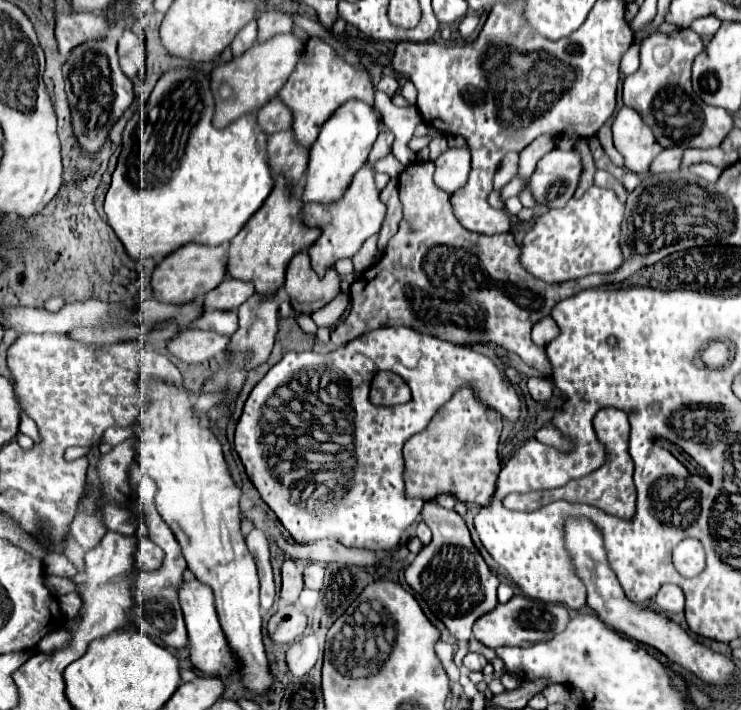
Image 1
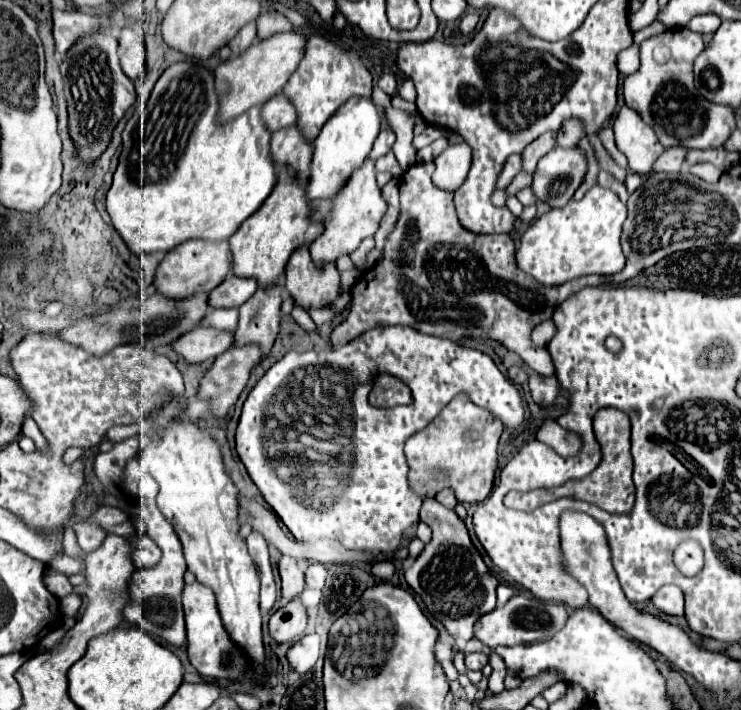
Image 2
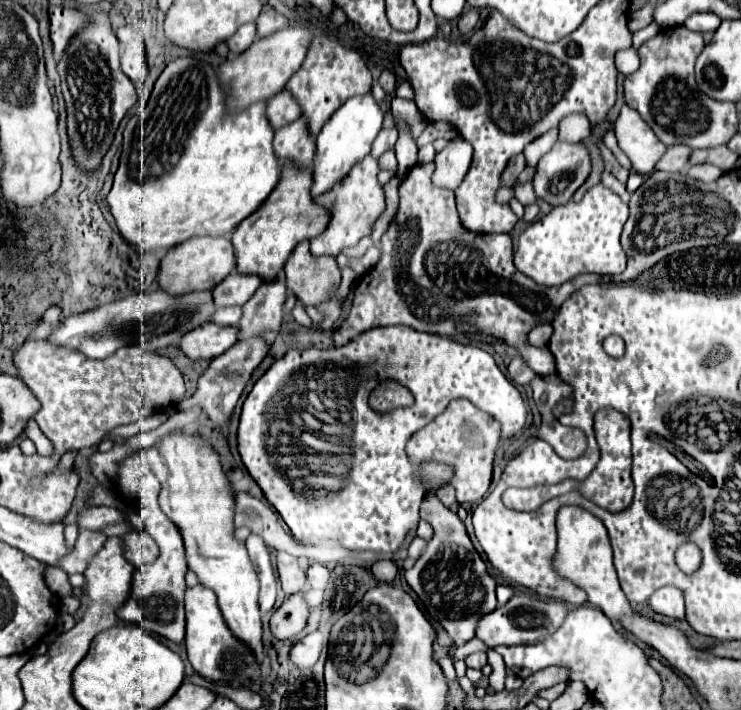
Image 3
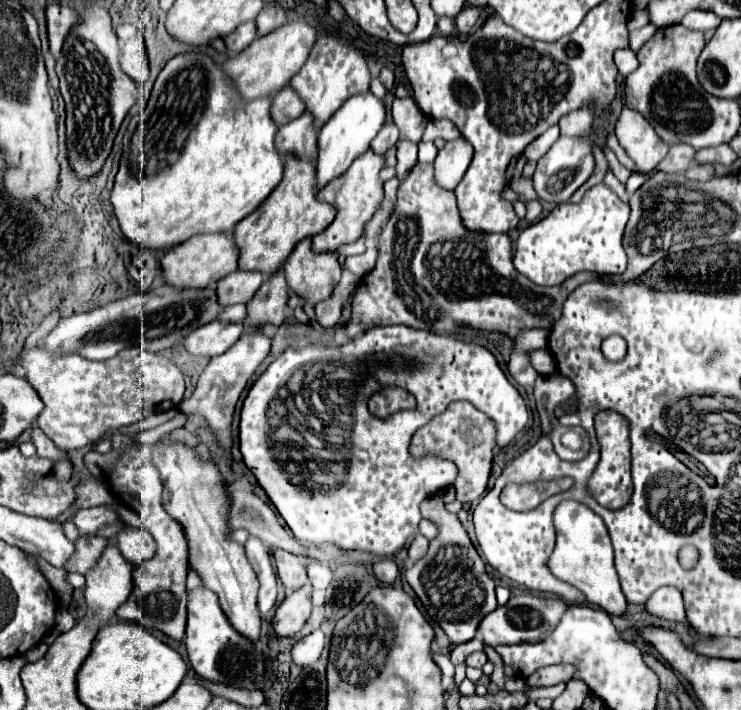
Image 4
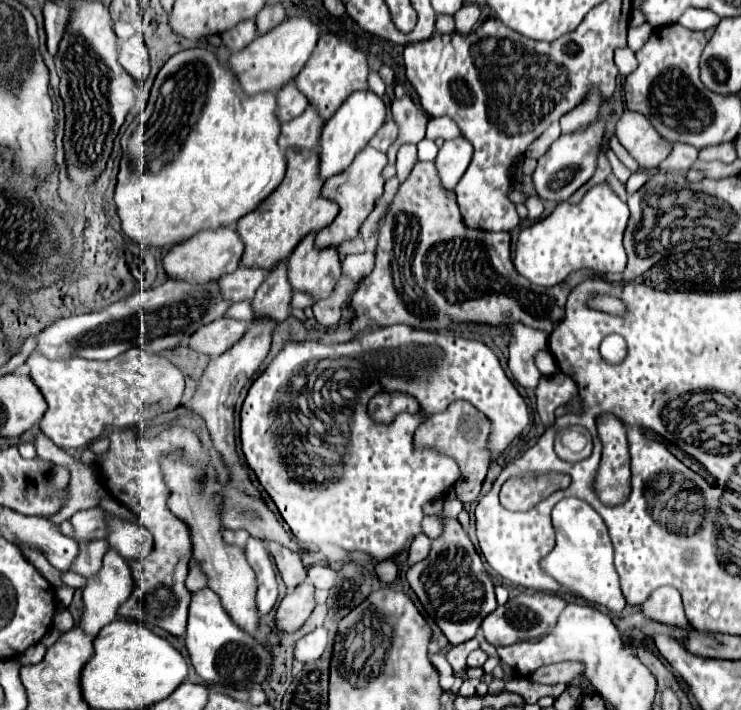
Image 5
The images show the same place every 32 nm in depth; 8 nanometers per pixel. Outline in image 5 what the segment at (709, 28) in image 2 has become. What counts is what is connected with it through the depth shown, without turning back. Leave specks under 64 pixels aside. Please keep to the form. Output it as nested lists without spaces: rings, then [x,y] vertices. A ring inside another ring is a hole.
[[[690,8],[688,12],[684,12],[684,16],[680,16],[680,24],[684,28],[690,28],[690,30],[716,28],[718,22],[720,22],[720,16],[716,16],[712,10],[696,10],[696,8]]]

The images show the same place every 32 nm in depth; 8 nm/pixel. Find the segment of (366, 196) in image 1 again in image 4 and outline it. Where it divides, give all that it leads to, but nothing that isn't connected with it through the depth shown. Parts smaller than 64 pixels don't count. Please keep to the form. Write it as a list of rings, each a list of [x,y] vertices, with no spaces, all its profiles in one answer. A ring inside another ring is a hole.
[[[370,150],[364,156],[360,156],[360,160],[354,160],[354,164],[346,172],[346,176],[332,180],[332,184],[328,184],[328,188],[318,192],[318,196],[316,196],[318,200],[328,202],[336,208],[336,218],[332,220],[332,224],[322,234],[312,238],[312,250],[314,252],[338,252],[340,246],[352,244],[364,236],[366,224],[372,220],[372,216],[376,214],[376,210],[380,208],[382,198],[384,198],[382,180],[378,178],[378,172],[382,170],[382,166],[384,166],[384,158],[376,156]]]

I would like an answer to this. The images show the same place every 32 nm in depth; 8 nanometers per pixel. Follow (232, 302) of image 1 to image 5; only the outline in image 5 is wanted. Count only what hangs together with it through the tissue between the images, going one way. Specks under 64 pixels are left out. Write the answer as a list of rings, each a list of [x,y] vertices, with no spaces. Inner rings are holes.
[[[238,266],[236,272],[230,272],[228,276],[222,276],[218,280],[218,286],[220,286],[220,292],[222,292],[224,300],[228,300],[228,302],[252,300],[258,286],[264,282],[264,276],[266,276],[266,270],[262,270],[262,268]]]

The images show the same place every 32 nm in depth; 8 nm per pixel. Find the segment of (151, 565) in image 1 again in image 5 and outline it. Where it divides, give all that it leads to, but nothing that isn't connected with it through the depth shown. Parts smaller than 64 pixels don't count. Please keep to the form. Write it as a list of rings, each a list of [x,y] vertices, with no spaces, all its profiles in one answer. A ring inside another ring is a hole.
[[[110,516],[108,528],[110,528],[110,534],[106,540],[110,548],[118,550],[126,560],[142,560],[154,548],[154,540],[144,526],[126,522],[118,516]]]

